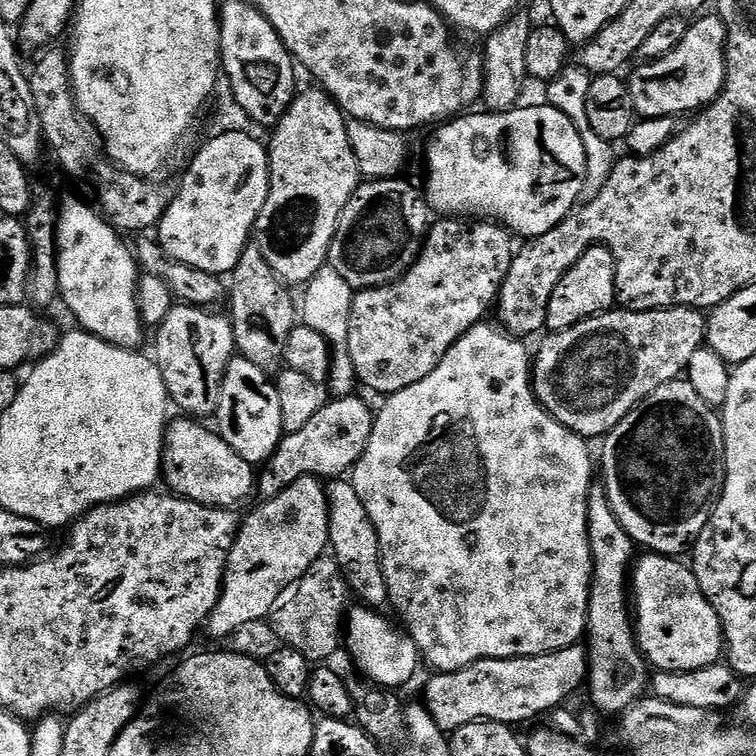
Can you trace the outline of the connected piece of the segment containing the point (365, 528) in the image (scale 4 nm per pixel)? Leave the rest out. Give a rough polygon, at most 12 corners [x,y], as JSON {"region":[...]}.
{"region":[[332,478],[330,552],[364,606],[387,605],[378,534],[351,479]]}

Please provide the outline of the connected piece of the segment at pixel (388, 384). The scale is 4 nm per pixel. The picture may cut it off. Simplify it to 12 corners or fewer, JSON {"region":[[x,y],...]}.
{"region":[[440,218],[352,298],[356,378],[392,396],[487,317],[509,229]]}

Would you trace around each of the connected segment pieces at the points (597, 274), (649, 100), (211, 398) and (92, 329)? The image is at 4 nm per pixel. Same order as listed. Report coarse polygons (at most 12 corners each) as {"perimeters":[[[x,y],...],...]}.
{"perimeters":[[[588,248],[546,306],[548,332],[613,311],[616,259]],[[719,15],[626,83],[637,117],[692,114],[724,88]],[[176,302],[154,359],[185,417],[215,417],[231,319]],[[63,201],[59,299],[79,327],[139,349],[142,275],[95,207]]]}

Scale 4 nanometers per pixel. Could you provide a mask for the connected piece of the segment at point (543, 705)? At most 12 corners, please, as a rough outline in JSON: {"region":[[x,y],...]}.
{"region":[[580,644],[436,672],[422,703],[446,734],[517,726],[587,679]]}

